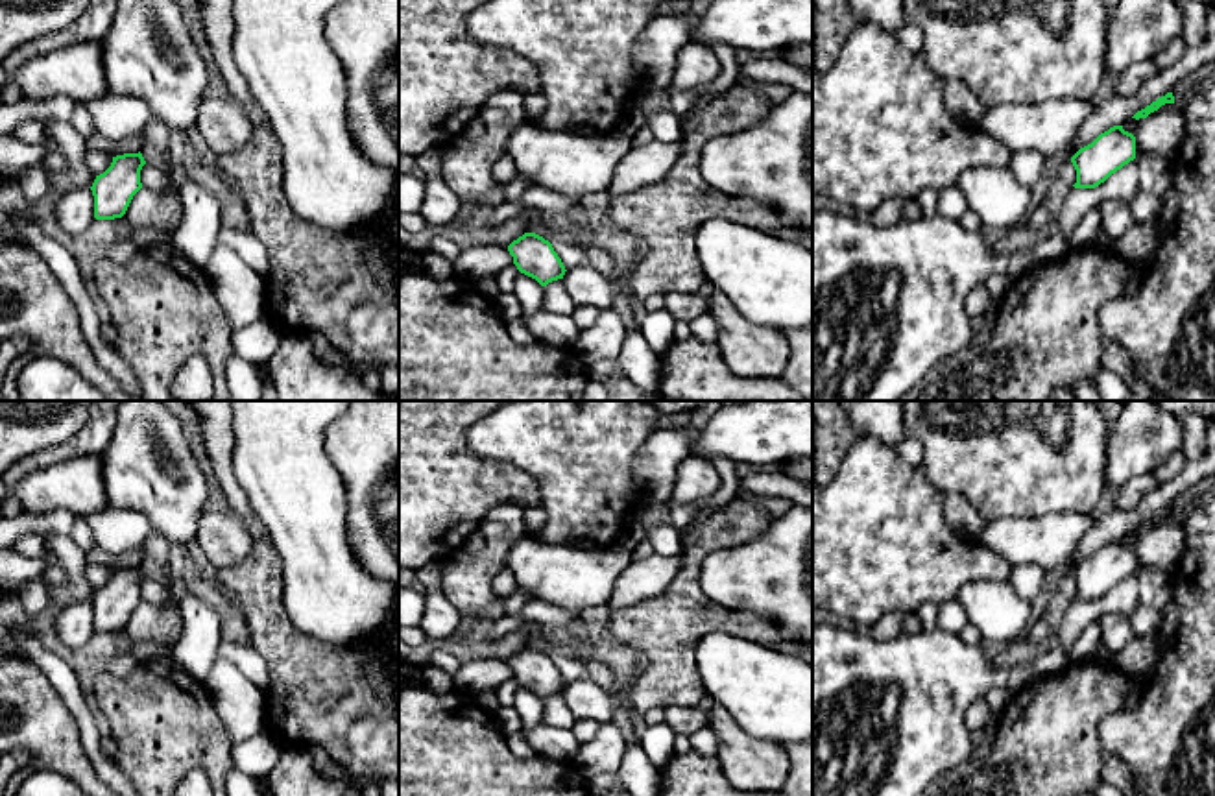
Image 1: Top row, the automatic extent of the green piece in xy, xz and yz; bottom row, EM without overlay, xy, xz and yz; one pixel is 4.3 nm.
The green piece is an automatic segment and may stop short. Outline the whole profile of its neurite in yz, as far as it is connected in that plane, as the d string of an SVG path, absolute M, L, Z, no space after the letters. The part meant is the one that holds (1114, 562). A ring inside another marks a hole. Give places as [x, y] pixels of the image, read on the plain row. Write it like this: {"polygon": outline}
{"polygon": "M1113 539L1071 571L1077 584L1073 600L1095 602L1134 573L1136 550L1123 539Z"}

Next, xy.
{"polygon": "M124 567L113 571L111 580L96 589L90 604L94 609L94 632L114 633L122 632L142 602L140 584L146 578L142 567Z"}

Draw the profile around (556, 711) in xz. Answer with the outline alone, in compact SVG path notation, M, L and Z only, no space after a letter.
M563 693L548 696L545 702L543 722L556 728L572 730L576 717L569 709Z

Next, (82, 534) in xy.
M83 517L74 523L68 536L85 554L96 547L92 528Z

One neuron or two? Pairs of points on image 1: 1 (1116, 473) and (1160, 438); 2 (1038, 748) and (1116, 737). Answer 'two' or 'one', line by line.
1: one
2: two

